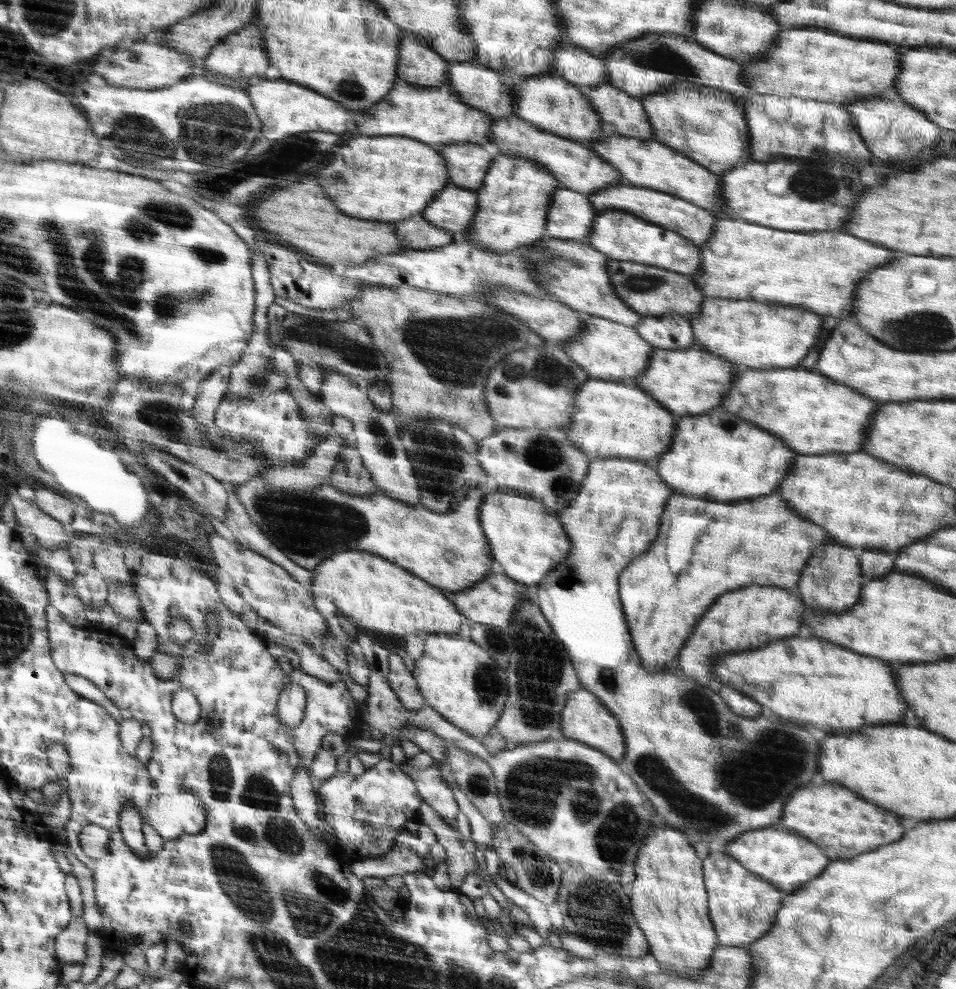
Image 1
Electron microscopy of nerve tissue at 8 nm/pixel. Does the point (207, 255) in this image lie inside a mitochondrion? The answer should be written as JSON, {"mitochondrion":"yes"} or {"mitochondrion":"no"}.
{"mitochondrion":"yes"}

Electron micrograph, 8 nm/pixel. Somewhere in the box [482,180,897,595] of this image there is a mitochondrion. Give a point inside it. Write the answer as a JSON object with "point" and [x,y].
{"point":[543,367]}

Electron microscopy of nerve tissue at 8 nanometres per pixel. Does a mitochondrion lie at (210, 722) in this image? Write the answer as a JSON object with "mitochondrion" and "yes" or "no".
{"mitochondrion":"no"}

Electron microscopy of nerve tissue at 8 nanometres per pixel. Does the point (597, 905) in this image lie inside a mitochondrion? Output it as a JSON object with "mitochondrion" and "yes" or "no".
{"mitochondrion":"yes"}

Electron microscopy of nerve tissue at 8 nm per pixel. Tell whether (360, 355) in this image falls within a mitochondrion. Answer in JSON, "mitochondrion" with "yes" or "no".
{"mitochondrion":"yes"}

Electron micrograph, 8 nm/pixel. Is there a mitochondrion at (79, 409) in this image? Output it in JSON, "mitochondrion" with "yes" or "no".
{"mitochondrion":"no"}

